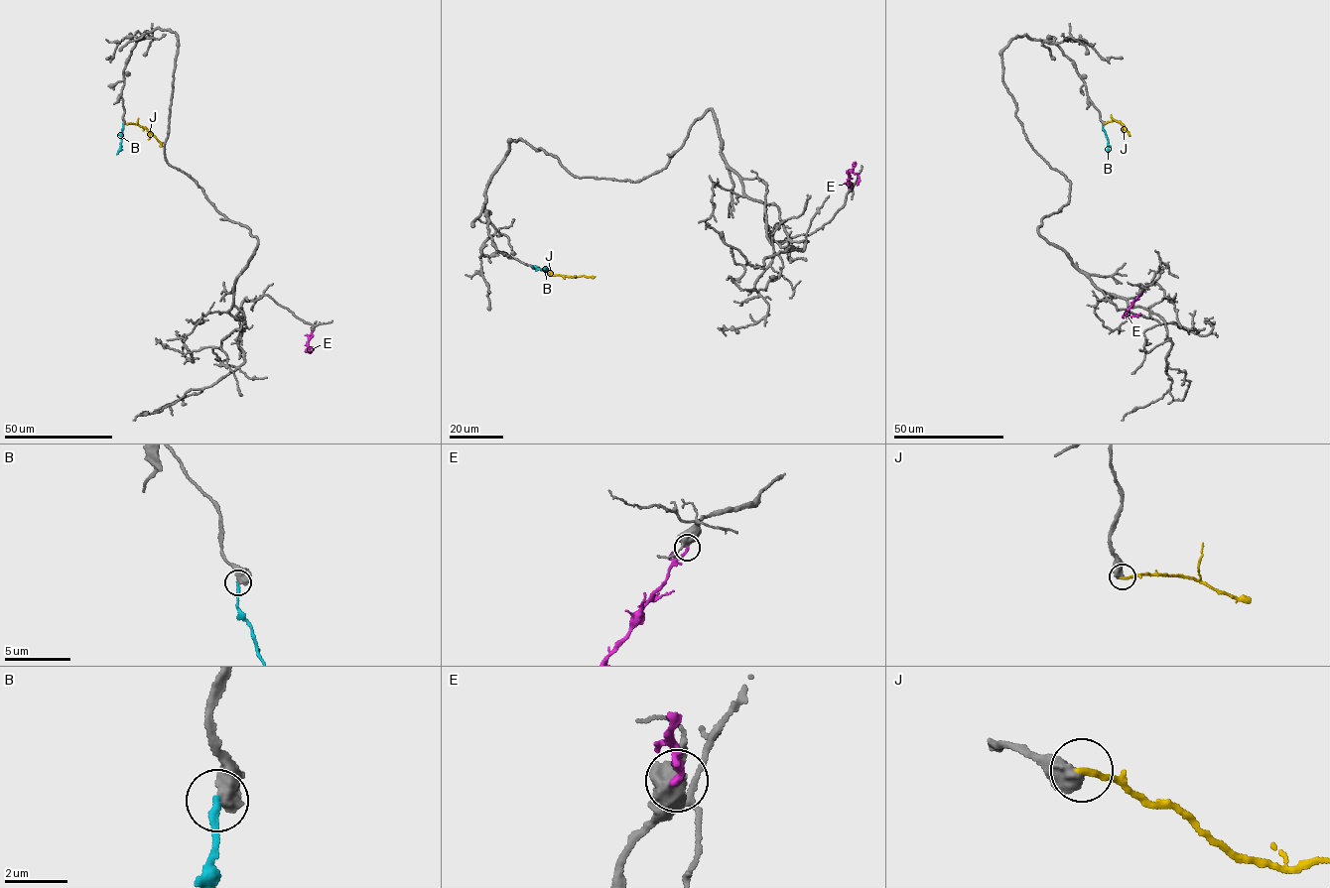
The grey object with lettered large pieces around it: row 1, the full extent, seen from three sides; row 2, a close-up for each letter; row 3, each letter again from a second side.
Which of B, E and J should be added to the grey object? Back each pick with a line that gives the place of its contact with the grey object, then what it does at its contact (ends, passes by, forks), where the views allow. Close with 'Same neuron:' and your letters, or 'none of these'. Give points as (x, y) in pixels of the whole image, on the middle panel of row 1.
Same neuron: none of these

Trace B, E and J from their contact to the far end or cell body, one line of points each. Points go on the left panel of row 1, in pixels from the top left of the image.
B: (123, 123), (120, 150), (116, 154)
E: (313, 328), (307, 343), (309, 349)
J: (124, 124), (146, 127), (161, 143), (159, 146)

